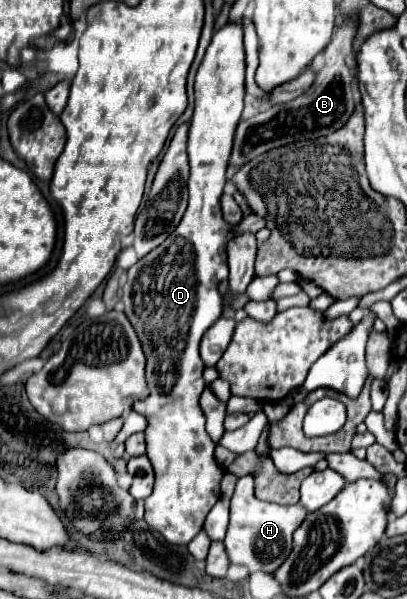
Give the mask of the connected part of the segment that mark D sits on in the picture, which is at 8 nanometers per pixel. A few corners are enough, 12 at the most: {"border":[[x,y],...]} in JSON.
{"border":[[242,22],[194,82],[188,208],[122,302],[144,354],[144,520],[188,544],[220,498],[200,340],[222,316],[220,196]]}

